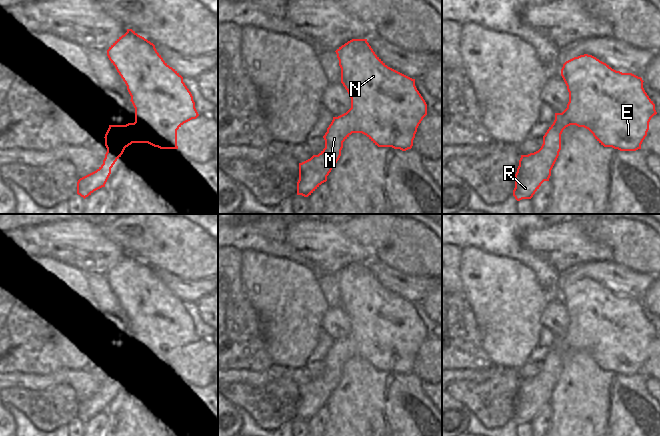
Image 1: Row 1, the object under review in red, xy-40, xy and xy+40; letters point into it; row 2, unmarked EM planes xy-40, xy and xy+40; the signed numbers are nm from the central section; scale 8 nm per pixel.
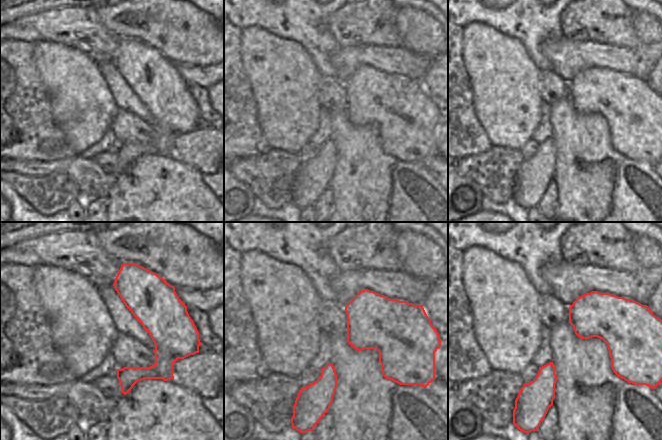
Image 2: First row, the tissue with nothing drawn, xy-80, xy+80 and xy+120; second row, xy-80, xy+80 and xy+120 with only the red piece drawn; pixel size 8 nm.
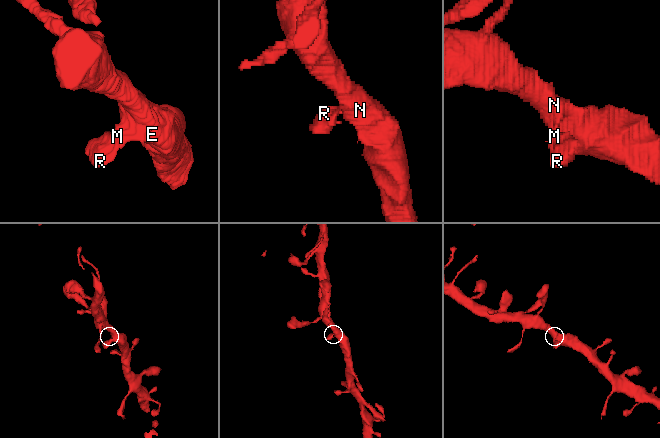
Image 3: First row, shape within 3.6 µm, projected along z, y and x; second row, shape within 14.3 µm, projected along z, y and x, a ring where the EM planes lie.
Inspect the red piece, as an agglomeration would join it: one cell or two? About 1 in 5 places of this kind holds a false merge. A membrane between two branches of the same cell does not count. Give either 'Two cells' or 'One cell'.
One cell

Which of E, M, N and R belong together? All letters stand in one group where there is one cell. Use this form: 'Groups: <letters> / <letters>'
Groups: E M N R

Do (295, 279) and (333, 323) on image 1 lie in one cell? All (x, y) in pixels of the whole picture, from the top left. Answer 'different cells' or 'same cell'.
different cells

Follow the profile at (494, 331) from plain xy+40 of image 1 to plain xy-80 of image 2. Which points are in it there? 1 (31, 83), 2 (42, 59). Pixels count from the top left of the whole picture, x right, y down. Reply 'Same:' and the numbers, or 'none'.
Same: 2

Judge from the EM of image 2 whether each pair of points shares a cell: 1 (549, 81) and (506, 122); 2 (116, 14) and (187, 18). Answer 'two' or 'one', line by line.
1: two
2: one

